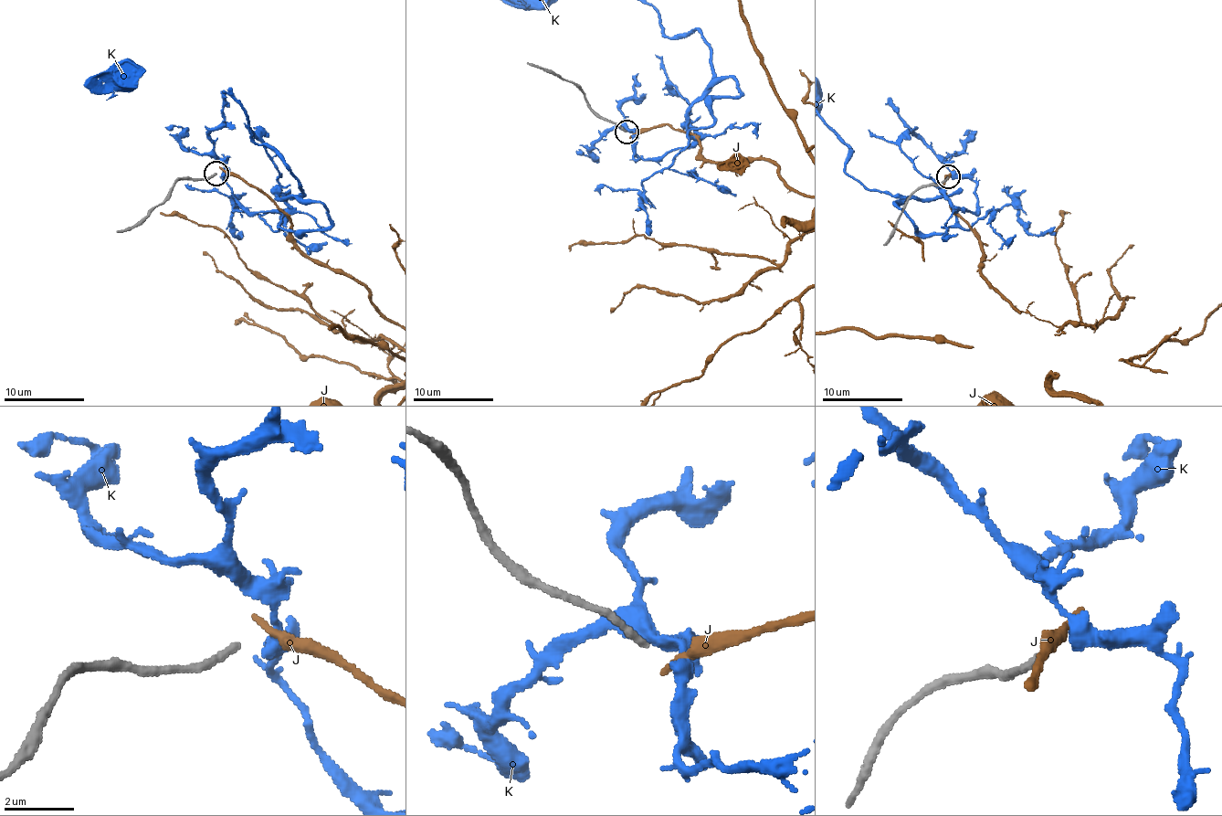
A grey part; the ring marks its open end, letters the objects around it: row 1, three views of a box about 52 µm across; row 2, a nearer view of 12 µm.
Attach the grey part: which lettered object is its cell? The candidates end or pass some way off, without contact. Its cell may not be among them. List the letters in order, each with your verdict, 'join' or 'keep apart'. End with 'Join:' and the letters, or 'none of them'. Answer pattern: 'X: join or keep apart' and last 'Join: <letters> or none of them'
J: keep apart
K: keep apart
Join: none of them

